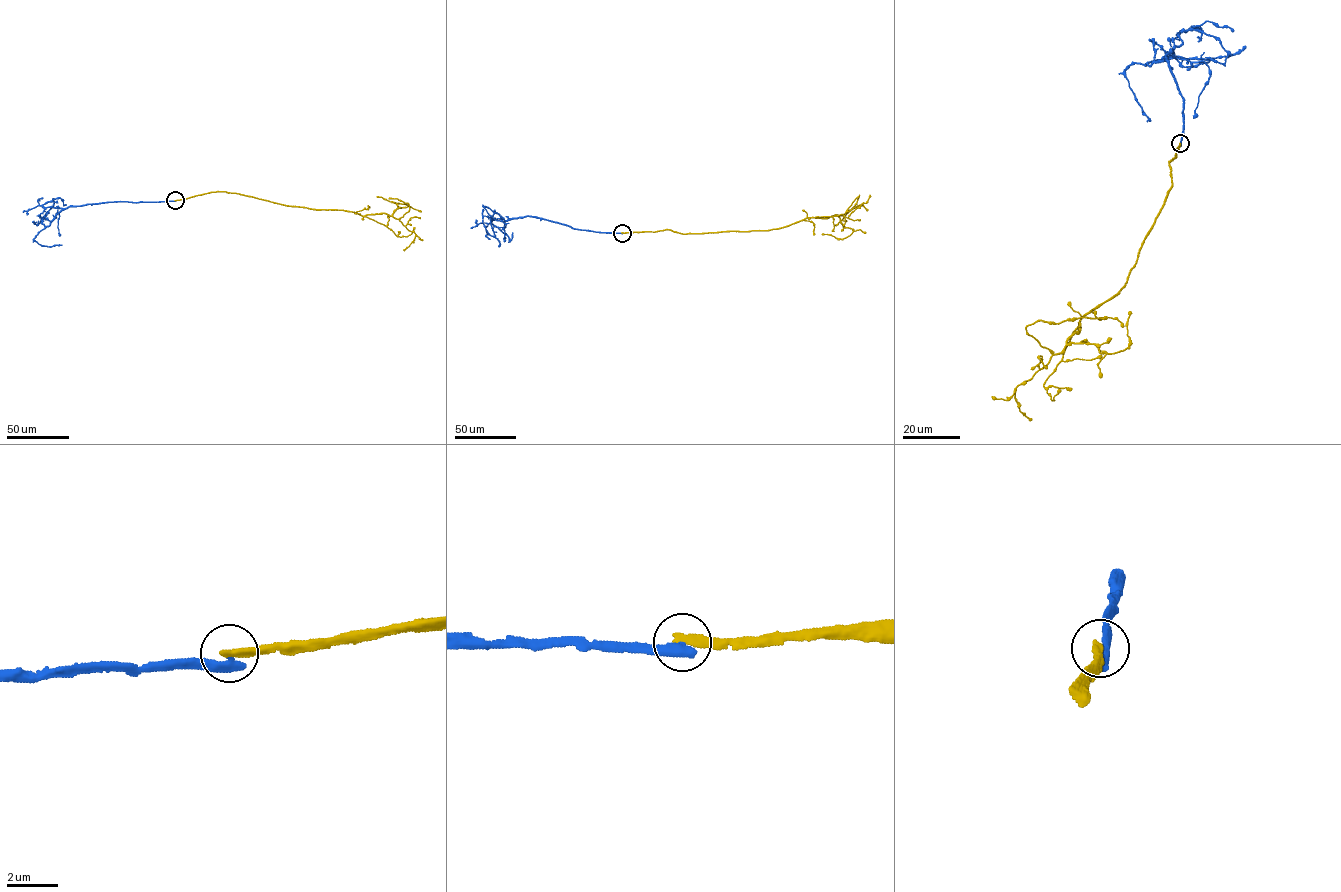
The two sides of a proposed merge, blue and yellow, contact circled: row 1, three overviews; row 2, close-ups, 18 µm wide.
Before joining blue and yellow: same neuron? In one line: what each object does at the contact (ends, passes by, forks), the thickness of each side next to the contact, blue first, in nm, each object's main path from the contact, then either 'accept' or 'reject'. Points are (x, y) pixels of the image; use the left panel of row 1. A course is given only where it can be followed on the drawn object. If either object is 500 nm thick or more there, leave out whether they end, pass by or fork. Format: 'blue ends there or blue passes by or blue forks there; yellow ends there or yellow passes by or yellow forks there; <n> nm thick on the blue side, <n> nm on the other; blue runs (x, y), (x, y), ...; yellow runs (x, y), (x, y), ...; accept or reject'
blue ends there; yellow ends there; 440 nm thick on the blue side, 360 nm on the other; blue runs (175, 200), (70, 206), (57, 214), (49, 226), (42, 222), (48, 212), (38, 225), (33, 221); yellow runs (175, 200), (225, 191), (289, 206), (365, 216), (384, 213), (398, 219), (409, 208), (407, 202), (388, 198); reject

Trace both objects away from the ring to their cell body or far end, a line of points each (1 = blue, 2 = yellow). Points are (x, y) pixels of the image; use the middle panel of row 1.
1: (621, 233), (576, 229), (529, 216), (505, 220), (494, 213), (490, 219), (493, 236), (483, 222), (483, 209)
2: (621, 232), (769, 230), (808, 218), (843, 214), (859, 195), (856, 203), (835, 225)

